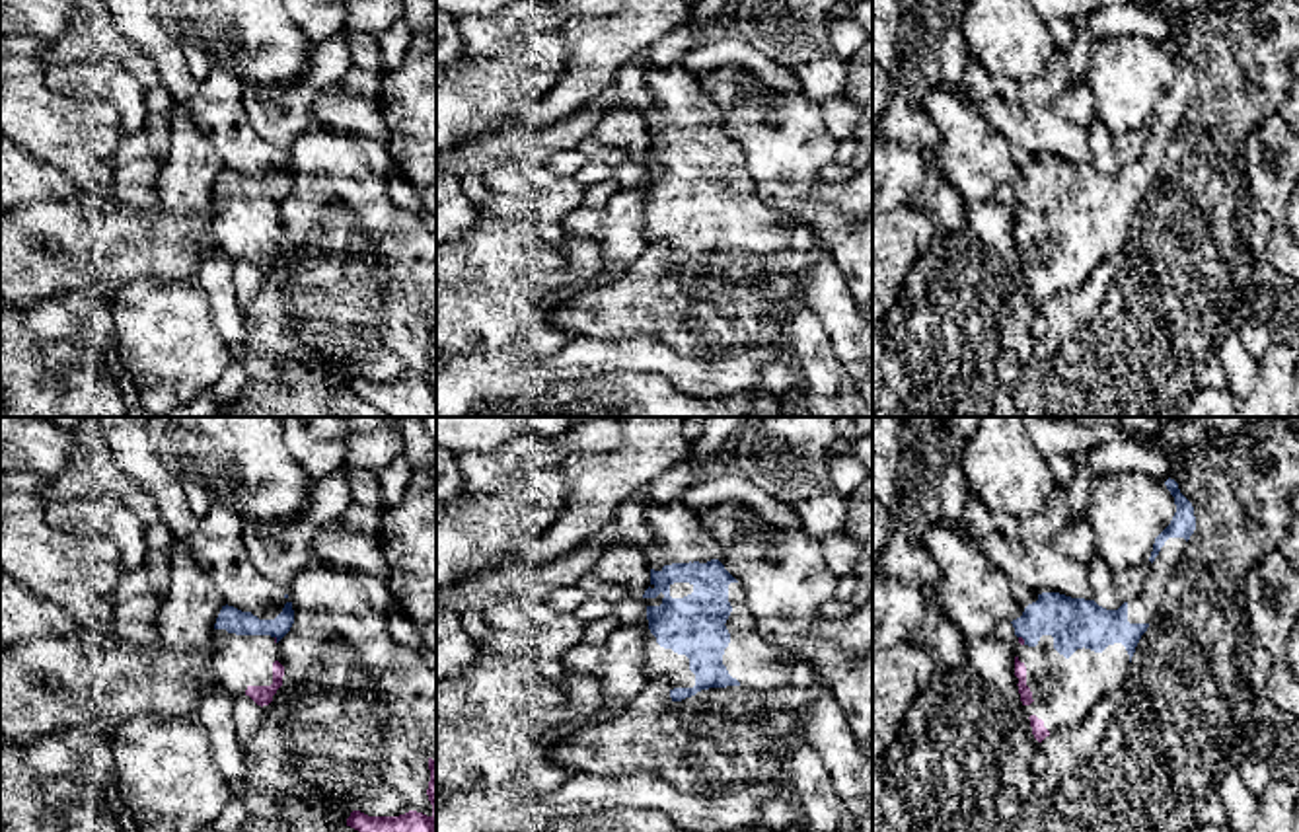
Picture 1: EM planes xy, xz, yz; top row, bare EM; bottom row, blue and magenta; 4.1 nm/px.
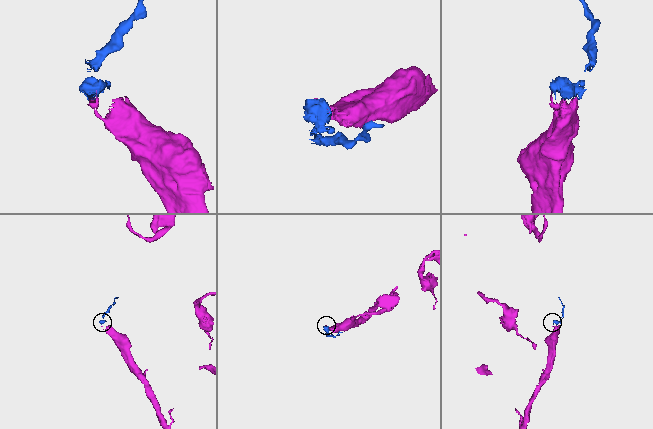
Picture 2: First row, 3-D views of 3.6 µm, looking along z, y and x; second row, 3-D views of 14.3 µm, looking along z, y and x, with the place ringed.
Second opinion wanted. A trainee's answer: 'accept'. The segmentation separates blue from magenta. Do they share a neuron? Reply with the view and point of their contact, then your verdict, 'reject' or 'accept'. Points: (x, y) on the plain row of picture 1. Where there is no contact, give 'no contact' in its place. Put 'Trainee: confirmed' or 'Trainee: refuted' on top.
Trainee: confirmed
contact yz (1023, 201); accept

